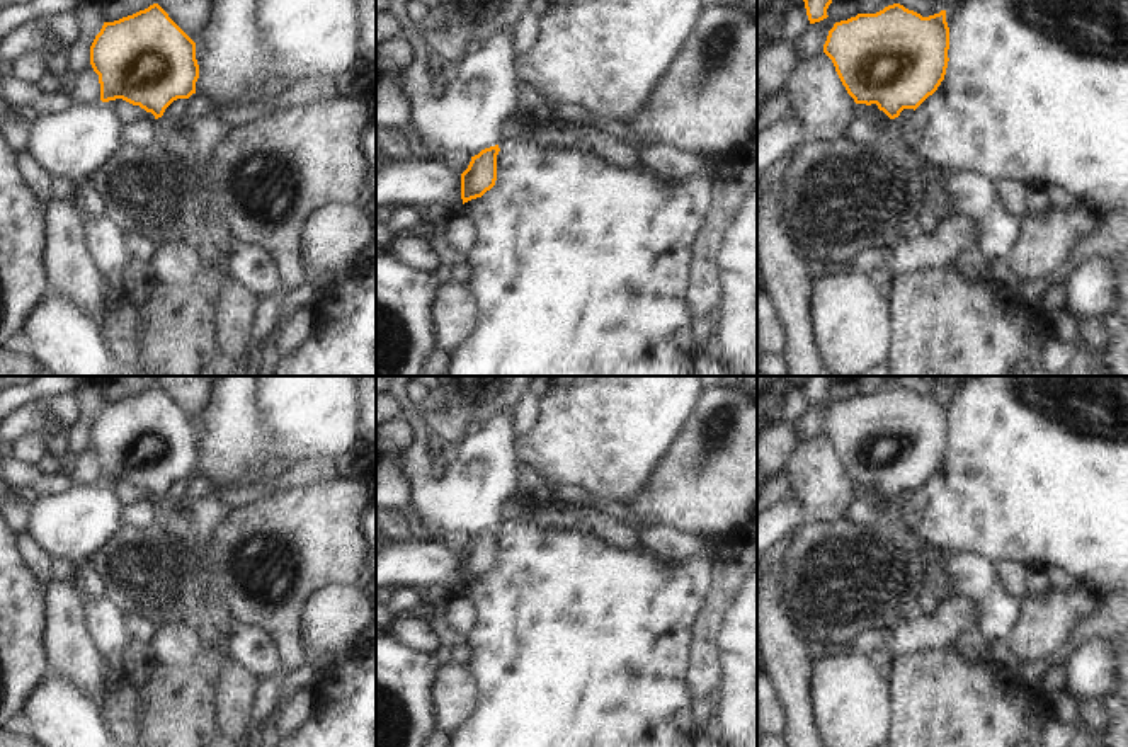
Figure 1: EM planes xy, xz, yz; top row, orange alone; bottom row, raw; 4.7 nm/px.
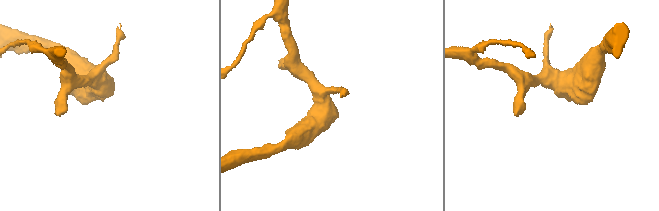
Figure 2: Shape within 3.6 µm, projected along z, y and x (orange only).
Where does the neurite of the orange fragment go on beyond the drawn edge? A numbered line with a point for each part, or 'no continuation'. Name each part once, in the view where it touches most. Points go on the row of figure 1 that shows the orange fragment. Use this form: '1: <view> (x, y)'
no continuation

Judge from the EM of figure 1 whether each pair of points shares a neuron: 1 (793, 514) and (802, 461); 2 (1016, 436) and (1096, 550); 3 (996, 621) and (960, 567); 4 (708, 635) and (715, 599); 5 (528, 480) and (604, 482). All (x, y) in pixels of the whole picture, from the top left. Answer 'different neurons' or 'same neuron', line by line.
1: different neurons
2: same neuron
3: same neuron
4: same neuron
5: different neurons

